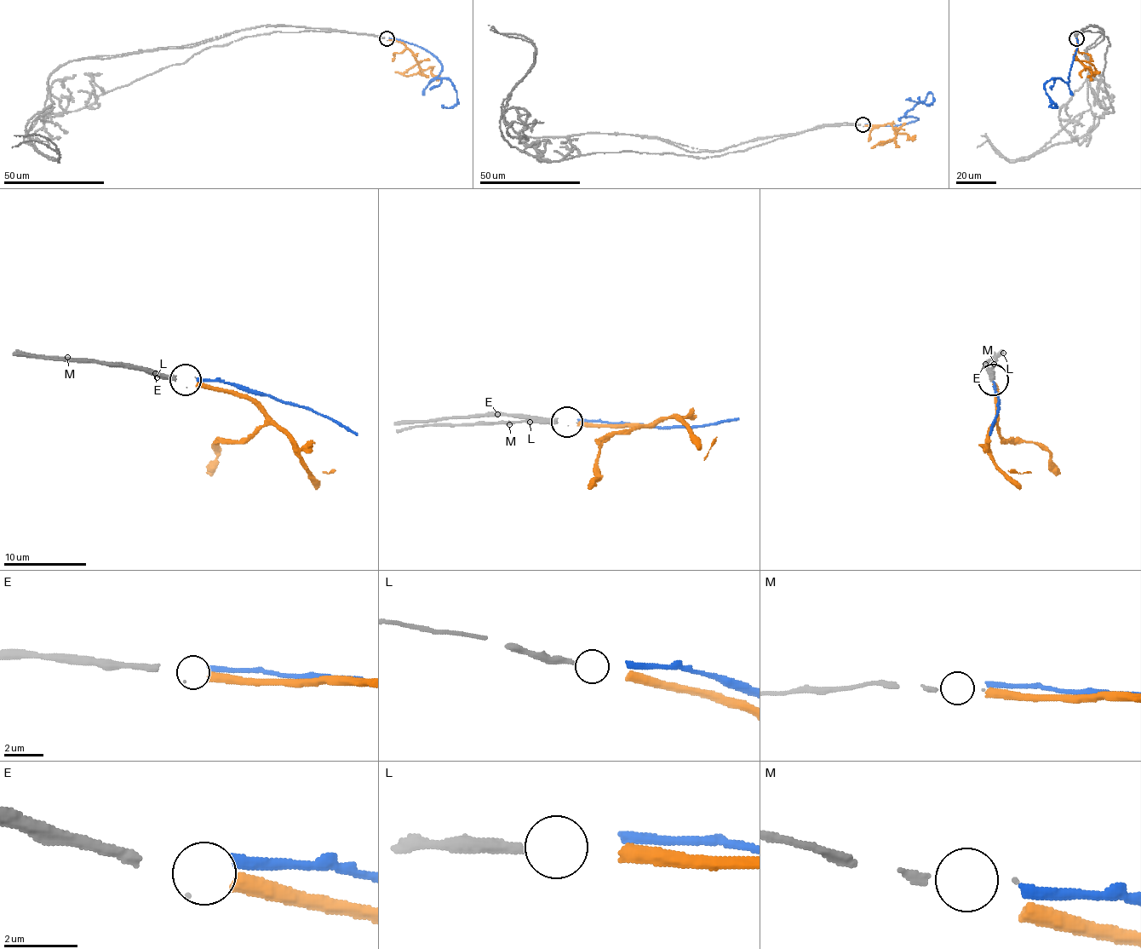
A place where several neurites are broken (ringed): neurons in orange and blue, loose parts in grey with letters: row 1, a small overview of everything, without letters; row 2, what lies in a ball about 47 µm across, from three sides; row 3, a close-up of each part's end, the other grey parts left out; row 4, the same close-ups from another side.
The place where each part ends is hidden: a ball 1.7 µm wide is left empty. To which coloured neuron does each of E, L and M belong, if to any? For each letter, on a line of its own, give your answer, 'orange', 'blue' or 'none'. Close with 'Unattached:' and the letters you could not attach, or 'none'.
E: orange
L: none
M: none
Unattached: L, M

